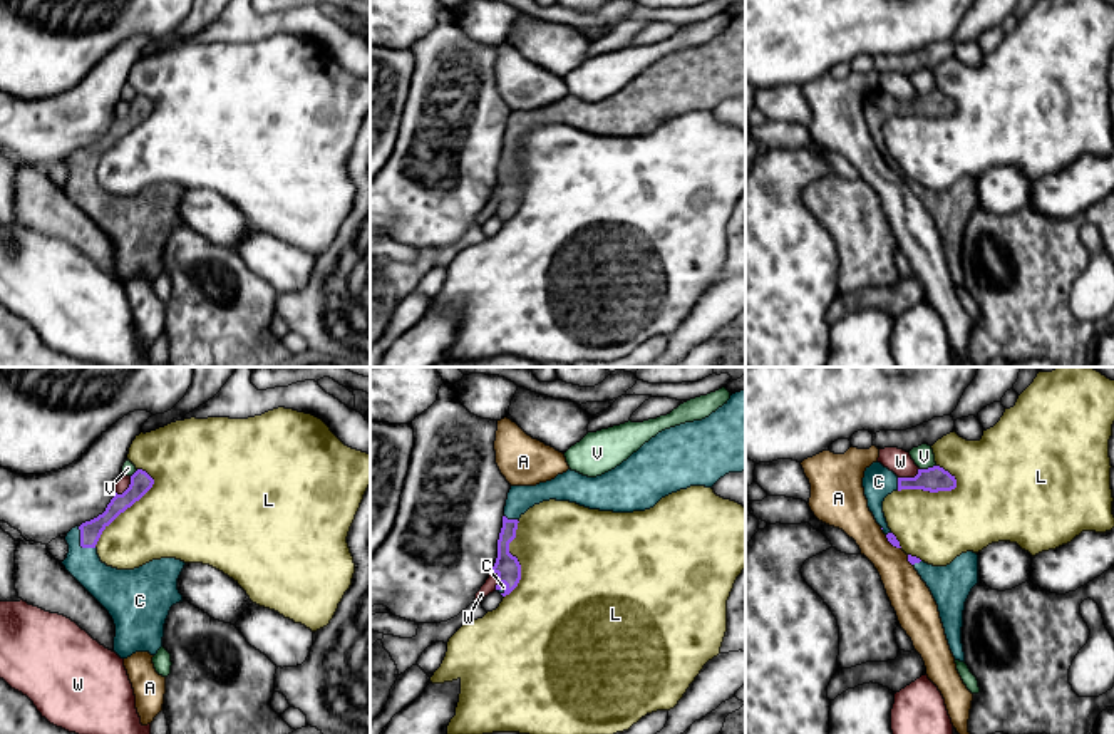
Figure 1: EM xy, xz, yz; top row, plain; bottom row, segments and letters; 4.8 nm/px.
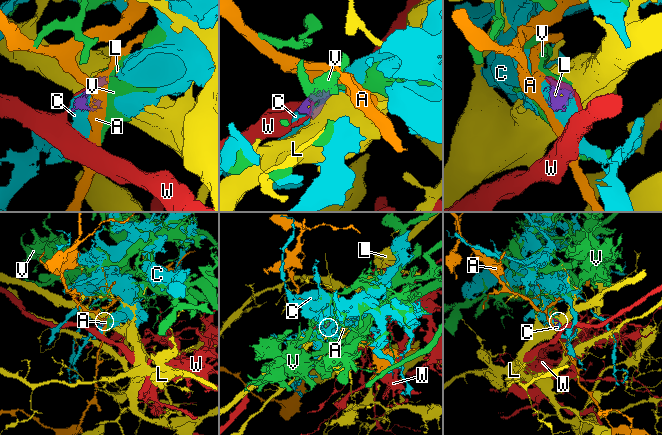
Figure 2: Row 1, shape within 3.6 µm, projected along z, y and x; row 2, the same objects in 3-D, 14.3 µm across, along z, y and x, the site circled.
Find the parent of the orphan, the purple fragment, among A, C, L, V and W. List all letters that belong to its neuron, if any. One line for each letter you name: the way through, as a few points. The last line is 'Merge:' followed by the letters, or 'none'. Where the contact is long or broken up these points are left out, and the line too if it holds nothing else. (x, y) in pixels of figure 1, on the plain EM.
Merge: C

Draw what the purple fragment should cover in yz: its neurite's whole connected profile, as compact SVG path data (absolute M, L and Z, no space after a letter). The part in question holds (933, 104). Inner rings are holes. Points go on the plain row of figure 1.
M876 85L869 92L866 92L863 112L868 124L868 132L873 137L876 147L881 151L883 158L886 159L888 166L893 171L901 173L900 166L888 152L883 137L884 122L896 114L923 114L930 117L952 116L957 112L957 104L940 90L918 94L918 99L915 102L898 102L893 96Z

